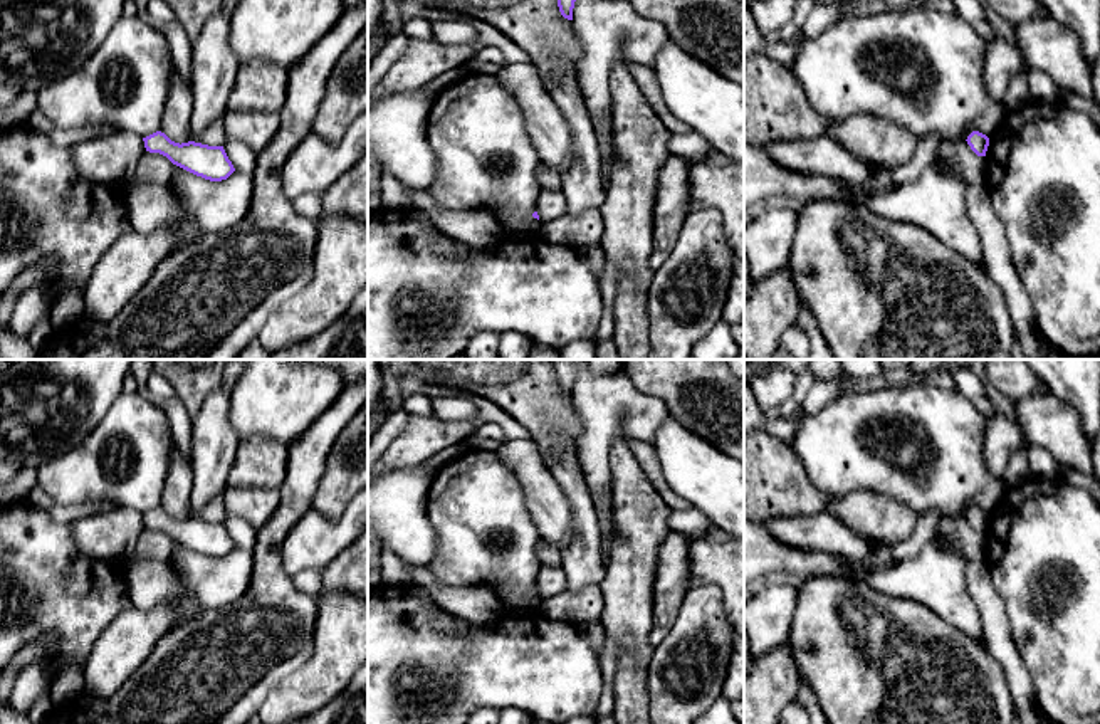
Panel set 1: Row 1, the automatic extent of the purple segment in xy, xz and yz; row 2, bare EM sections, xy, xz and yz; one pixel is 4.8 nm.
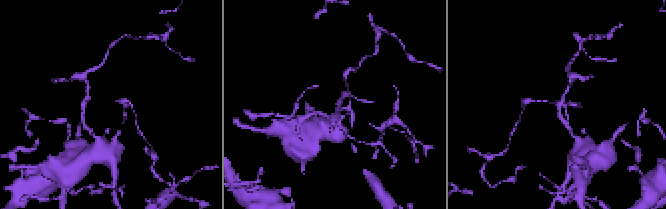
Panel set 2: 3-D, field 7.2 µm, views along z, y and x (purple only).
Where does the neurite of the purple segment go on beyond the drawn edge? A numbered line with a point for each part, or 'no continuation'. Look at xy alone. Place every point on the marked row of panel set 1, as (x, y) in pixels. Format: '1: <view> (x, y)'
no continuation

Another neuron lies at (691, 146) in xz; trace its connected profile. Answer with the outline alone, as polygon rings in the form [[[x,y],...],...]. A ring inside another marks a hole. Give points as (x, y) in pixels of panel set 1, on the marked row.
[[[697,133],[672,134],[668,141],[670,155],[690,161],[705,161],[710,151],[709,143]]]

